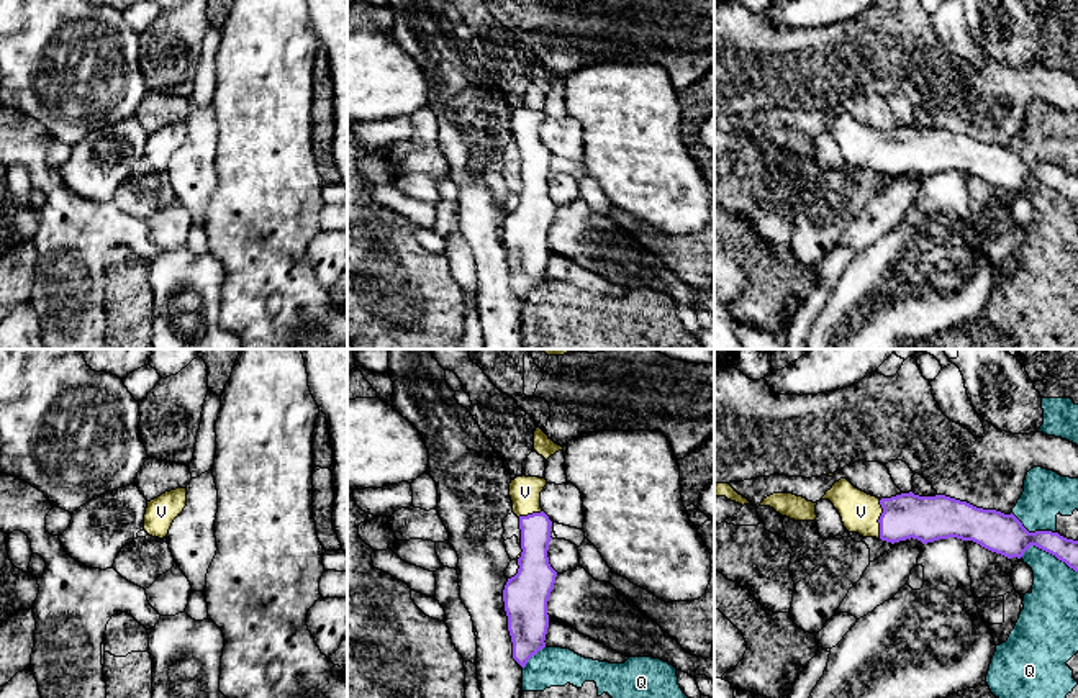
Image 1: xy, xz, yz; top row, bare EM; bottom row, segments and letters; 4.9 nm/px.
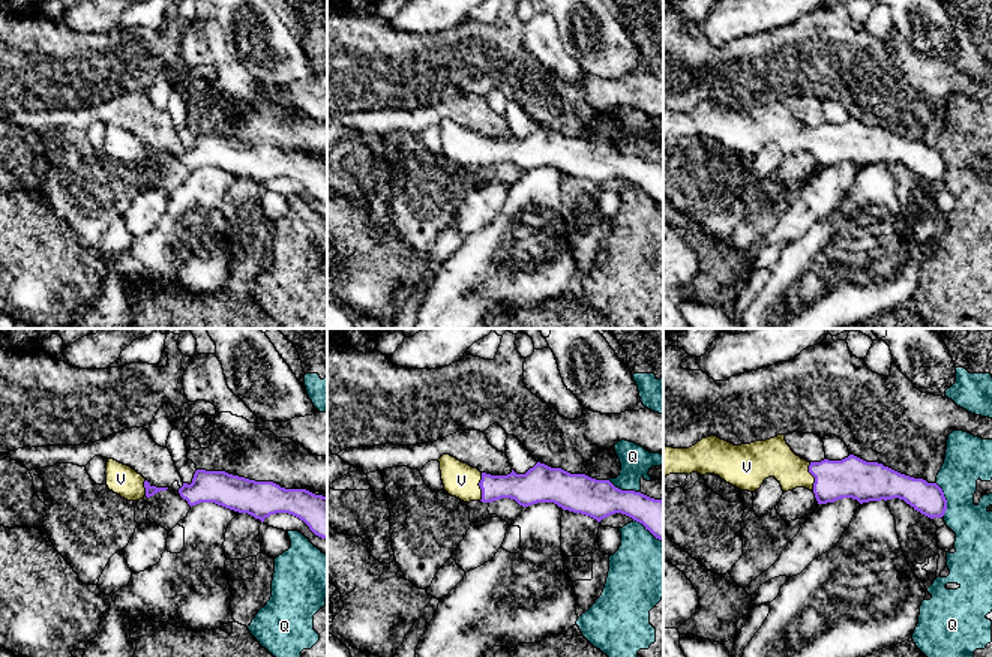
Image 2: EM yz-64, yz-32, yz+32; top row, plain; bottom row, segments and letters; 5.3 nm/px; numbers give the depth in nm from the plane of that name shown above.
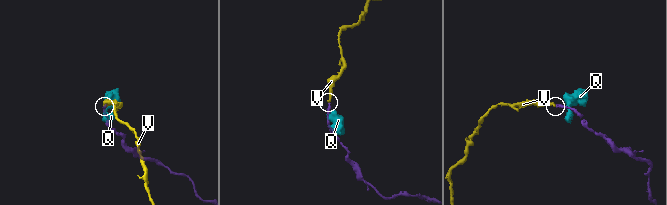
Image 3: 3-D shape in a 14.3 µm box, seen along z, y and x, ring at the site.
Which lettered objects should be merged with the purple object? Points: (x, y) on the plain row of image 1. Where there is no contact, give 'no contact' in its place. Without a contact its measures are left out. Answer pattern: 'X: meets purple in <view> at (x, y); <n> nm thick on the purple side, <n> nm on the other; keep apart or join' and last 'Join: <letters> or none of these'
Q: meets purple in yz at (1049, 185); 200 nm thick on the purple side, 240 nm on the other; keep apart
V: meets purple in yz at (878, 153); 220 nm thick on the purple side, 190 nm on the other; join
Join: V

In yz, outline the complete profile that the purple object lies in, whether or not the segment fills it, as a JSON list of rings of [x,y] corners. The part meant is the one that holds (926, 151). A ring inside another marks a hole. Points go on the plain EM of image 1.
[[[847,111],[836,115],[821,133],[829,133],[834,138],[849,165],[858,165],[863,170],[876,170],[891,177],[911,170],[922,177],[957,170],[973,174],[1008,192],[1021,192],[1030,179],[1035,179],[1078,205],[1078,174],[1067,172],[1052,164],[1029,165],[1012,146],[1004,147],[996,143],[976,141],[945,128],[919,129],[913,125],[880,133],[855,121]]]

